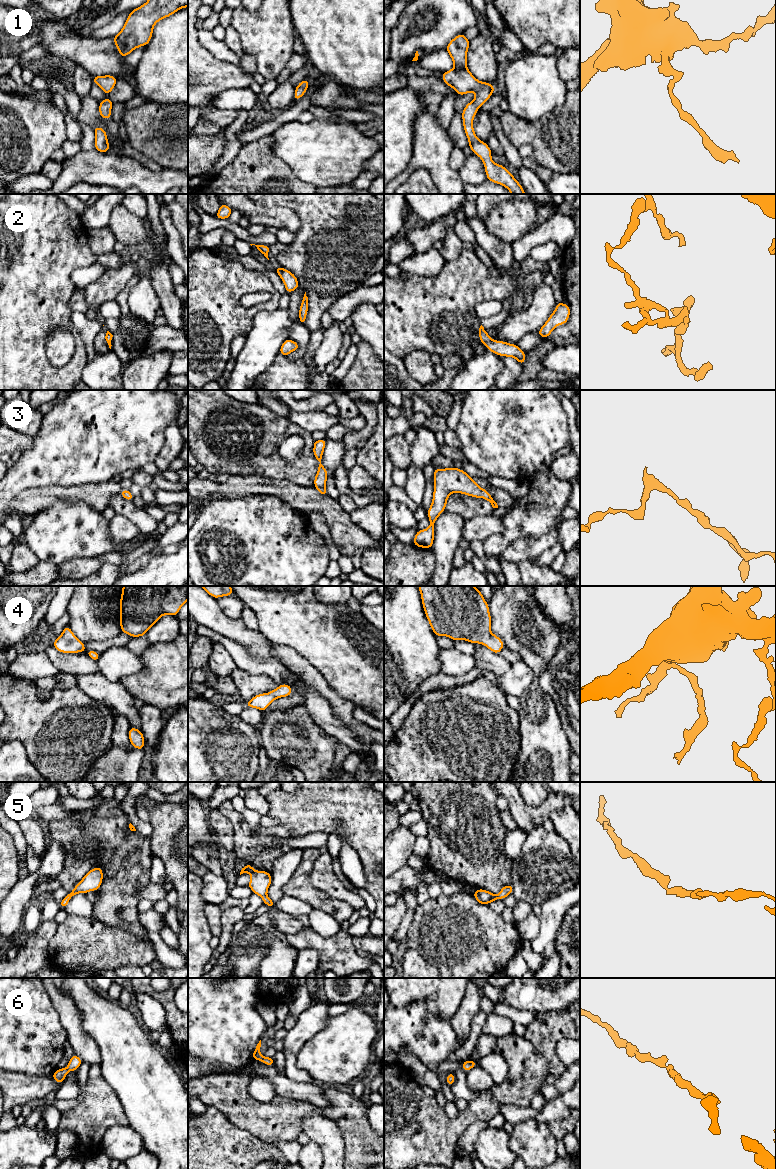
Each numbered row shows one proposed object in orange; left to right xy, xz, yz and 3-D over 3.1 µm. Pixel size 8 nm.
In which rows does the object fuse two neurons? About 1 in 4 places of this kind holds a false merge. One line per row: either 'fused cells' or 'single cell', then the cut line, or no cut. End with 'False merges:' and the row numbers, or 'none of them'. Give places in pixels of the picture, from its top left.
1: single cell | no cut
2: single cell | no cut
3: single cell | no cut
4: single cell | no cut
5: single cell | no cut
6: single cell | no cut
False merges: none of them

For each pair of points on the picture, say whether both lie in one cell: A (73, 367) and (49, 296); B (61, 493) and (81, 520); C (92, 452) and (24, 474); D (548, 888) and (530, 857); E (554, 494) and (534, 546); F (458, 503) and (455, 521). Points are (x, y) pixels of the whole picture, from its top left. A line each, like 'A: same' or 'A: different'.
A: same
B: different
C: same
D: same
E: different
F: different

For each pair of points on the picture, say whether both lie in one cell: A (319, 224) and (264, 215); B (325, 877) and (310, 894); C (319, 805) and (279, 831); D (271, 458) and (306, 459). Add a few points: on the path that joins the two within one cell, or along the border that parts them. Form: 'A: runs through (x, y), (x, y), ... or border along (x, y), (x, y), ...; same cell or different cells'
A: border along (281, 207), (300, 220), (294, 234); different cells
B: border along (313, 865), (309, 882), (332, 897); different cells
C: border along (280, 824), (285, 826), (293, 837); different cells
D: runs through (280, 467), (297, 467); same cell

